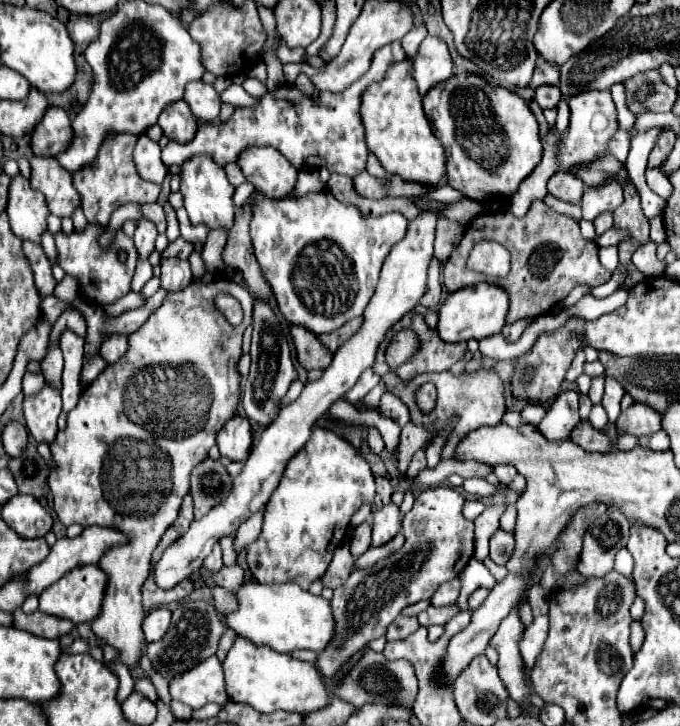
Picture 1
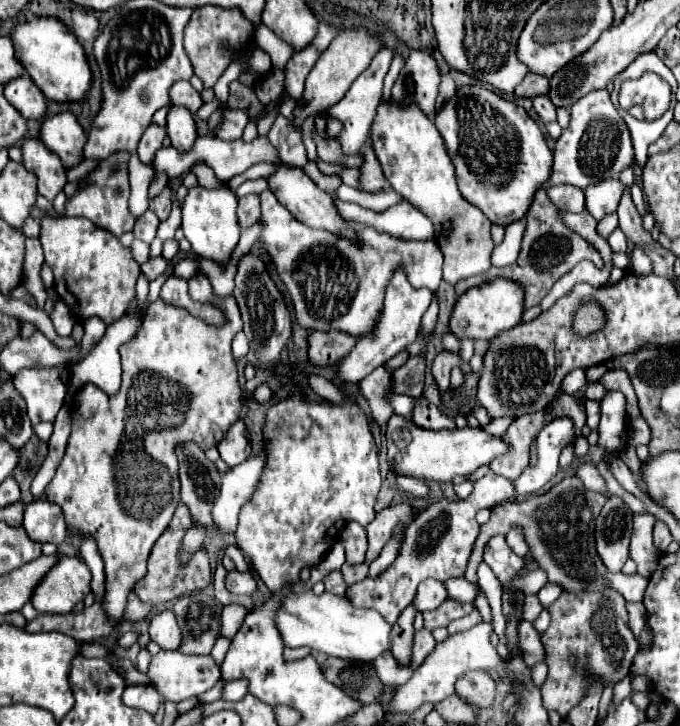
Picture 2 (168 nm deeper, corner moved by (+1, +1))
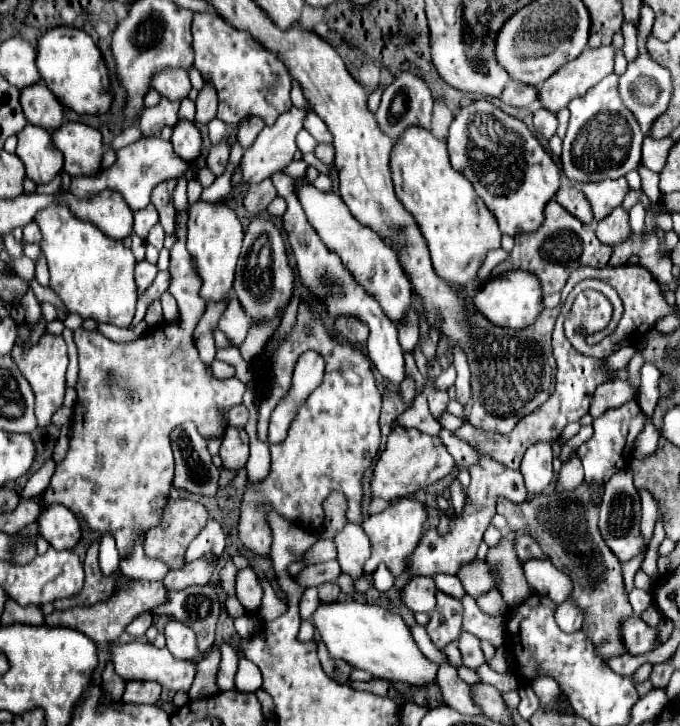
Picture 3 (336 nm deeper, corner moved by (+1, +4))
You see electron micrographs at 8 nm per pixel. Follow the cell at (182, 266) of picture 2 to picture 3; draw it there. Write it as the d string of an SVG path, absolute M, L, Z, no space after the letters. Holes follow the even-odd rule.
M158 271L154 283L150 285L150 289L146 289L140 299L138 299L138 305L136 305L136 315L132 319L132 327L136 327L142 319L144 319L144 313L146 313L146 307L152 299L158 299L166 289L170 287L170 273L168 271Z

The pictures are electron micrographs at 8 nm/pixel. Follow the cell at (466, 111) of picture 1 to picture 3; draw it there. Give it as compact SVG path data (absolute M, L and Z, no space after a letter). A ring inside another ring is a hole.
M480 99L460 109L446 141L452 167L472 183L478 197L496 217L502 233L514 237L538 229L544 221L546 201L560 187L560 169L524 121Z

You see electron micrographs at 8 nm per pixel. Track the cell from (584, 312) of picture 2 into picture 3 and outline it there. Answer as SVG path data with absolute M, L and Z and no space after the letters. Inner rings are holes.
M586 279L582 283L578 283L572 293L568 295L560 315L558 315L558 321L556 321L556 327L554 327L554 335L552 335L552 347L554 347L554 357L558 359L558 373L556 373L556 386L555 391L544 405L540 405L538 409L534 409L534 413L528 413L526 417L522 417L522 421L516 423L516 427L512 429L510 435L502 435L502 433L492 433L492 431L482 431L482 429L476 429L472 427L470 423L464 423L462 427L458 427L454 431L454 435L458 435L460 439L466 439L466 443L470 447L474 447L478 453L484 453L484 455L490 455L494 461L510 467L510 469L518 469L520 467L520 461L522 461L522 455L524 451L528 449L528 445L536 443L538 441L549 441L557 439L562 433L566 425L572 423L572 421L580 421L582 415L588 413L588 407L590 407L590 397L594 393L594 389L608 381L612 375L610 373L604 373L602 371L602 361L590 361L588 357L582 357L580 353L574 351L574 347L570 345L570 341L566 339L564 335L564 319L572 307L572 301L576 299L578 293L582 293L585 289L597 289L603 293L612 303L613 314L610 323L606 329L598 331L598 333L592 333L586 337L586 343L588 345L596 345L598 341L602 341L606 335L610 335L614 329L616 329L623 313L623 303L618 297L618 293L606 285L604 281L598 281L598 279Z

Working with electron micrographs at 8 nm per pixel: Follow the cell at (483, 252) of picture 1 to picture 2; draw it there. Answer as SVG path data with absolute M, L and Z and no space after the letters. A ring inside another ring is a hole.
M384 102L378 106L372 130L374 152L382 164L386 180L406 202L426 214L434 224L434 240L444 254L442 278L448 284L456 284L458 280L486 272L490 268L490 254L494 248L490 236L492 222L462 198L452 160L434 122L414 106L398 108Z

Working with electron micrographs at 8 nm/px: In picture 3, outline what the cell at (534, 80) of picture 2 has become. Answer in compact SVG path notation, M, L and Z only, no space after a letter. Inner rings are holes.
M510 81L500 95L500 101L512 107L530 107L532 103L538 101L538 89L526 83Z

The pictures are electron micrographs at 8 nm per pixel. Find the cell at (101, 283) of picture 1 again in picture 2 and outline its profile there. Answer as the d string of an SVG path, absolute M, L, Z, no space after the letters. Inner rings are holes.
M42 218L40 242L46 264L54 272L54 290L70 306L76 320L100 318L106 326L122 318L136 298L140 266L116 236L92 226L86 218Z

